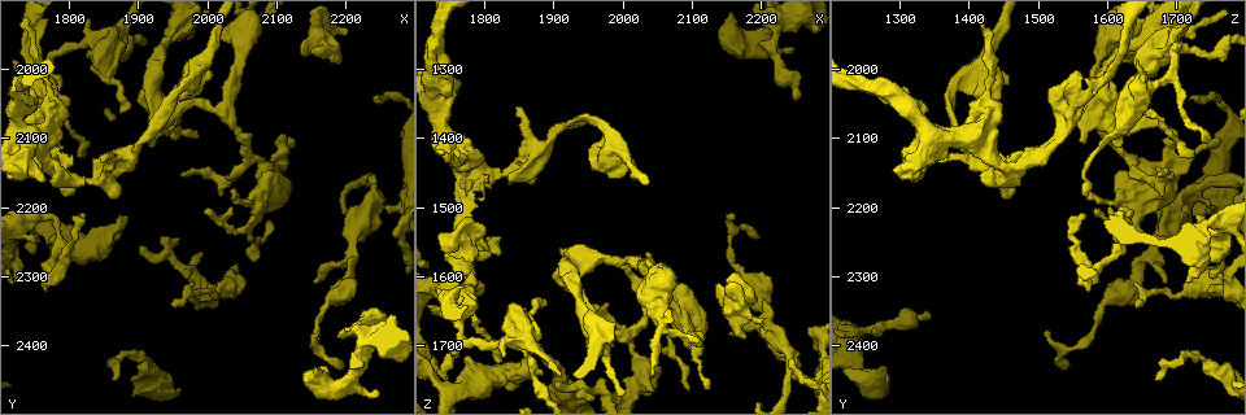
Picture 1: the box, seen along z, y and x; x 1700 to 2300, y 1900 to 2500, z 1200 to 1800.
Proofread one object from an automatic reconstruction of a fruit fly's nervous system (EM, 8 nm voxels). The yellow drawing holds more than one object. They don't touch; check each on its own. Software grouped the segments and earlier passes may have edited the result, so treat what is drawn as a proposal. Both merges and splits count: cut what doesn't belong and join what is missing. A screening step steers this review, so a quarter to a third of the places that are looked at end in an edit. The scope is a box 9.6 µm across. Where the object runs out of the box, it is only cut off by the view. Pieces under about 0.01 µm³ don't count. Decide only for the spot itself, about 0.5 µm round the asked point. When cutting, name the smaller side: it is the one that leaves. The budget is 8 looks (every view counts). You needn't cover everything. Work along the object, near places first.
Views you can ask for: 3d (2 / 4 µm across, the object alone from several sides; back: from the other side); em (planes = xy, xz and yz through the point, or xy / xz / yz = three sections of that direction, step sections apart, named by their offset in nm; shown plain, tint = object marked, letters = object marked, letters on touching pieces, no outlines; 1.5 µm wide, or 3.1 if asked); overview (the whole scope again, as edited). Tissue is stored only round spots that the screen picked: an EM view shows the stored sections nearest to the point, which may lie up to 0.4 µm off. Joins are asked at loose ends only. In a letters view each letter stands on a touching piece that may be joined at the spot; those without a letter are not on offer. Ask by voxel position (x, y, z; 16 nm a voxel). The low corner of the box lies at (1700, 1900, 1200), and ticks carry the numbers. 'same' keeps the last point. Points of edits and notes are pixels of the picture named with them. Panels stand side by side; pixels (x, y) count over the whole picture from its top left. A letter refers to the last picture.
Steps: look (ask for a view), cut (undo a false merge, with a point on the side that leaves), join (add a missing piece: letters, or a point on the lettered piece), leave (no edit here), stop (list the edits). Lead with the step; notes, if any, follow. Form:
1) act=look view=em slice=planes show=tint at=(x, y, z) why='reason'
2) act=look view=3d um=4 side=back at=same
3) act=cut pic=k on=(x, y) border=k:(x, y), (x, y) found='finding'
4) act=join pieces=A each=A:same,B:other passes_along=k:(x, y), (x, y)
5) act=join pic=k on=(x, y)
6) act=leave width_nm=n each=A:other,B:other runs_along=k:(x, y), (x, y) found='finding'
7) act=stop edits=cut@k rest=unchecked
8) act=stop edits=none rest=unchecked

act=look view=em slice=xy step=4 show=letters at=(2160, 2380, 1510) why='thin end'

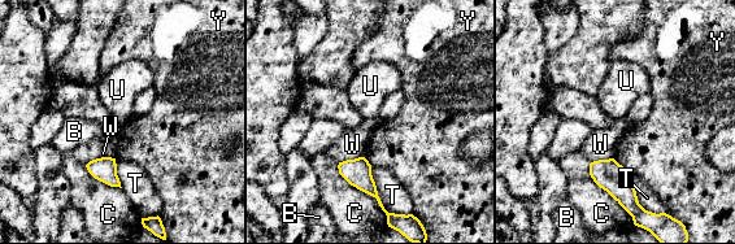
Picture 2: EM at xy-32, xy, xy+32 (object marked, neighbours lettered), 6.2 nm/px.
act=look view=em slice=planes show=letters at=same

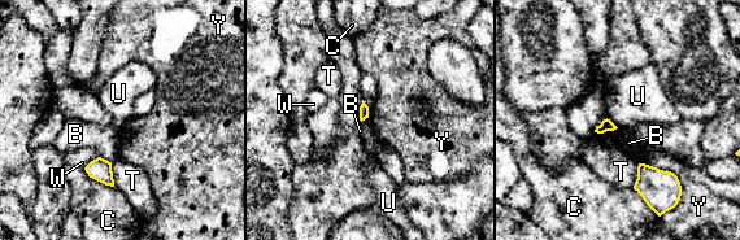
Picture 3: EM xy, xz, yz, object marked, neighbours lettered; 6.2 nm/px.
act=leave longest_contact=Y:240nm each=B:other,C:other,T:other,U:other,W:other,Y:other border=3:(639, 162), (670, 170), (674, 174) found='no lettered piece goes on from it'

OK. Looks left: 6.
act=look view=em slice=xy step=8 show=tint at=(2155, 2310, 1680) why='branch stops here'

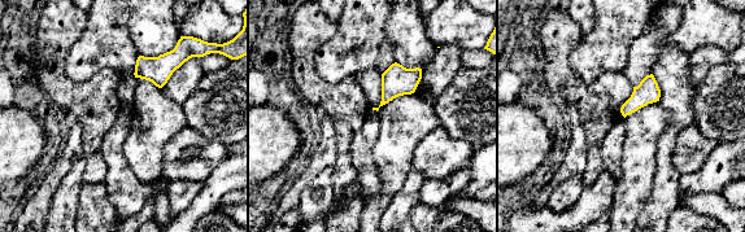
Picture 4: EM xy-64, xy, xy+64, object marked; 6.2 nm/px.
act=look view=em slice=planes show=letters at=same

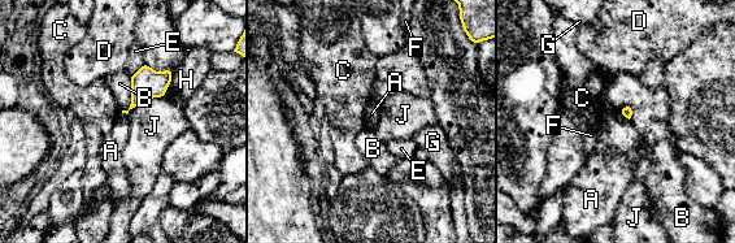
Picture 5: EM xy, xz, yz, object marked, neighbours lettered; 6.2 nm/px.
act=leave each=A:other,B:other,C:other,D:other,E:other,F:other,G:other,H:other,J:other border=5:(121, 112), (126, 115) found='no lettered piece goes on from it'

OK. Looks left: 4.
act=look view=em slice=yz step=8 show=letters at=(2190, 1985, 1630) why='thick end'

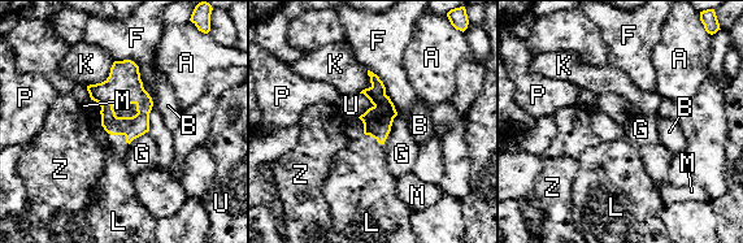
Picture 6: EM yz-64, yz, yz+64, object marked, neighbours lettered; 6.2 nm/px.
act=look view=em slice=planes show=letters at=same

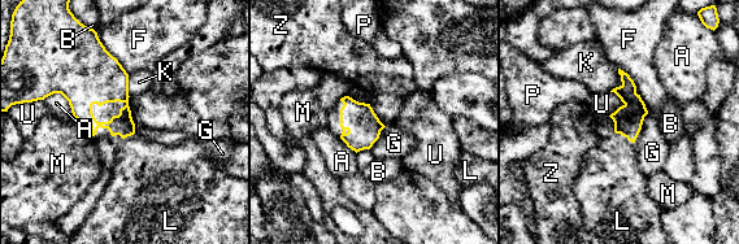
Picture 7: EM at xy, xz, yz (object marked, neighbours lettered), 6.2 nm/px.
act=join pieces=L each=A:other,B:other,F:other,G:other,K:other,L:same,M:other,P:other,U:other,Z:other passes_along=7:(627, 118), (629, 140), (609, 175) found='it goes on there'

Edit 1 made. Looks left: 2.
act=stop edits=join@7 rest=unchecked

